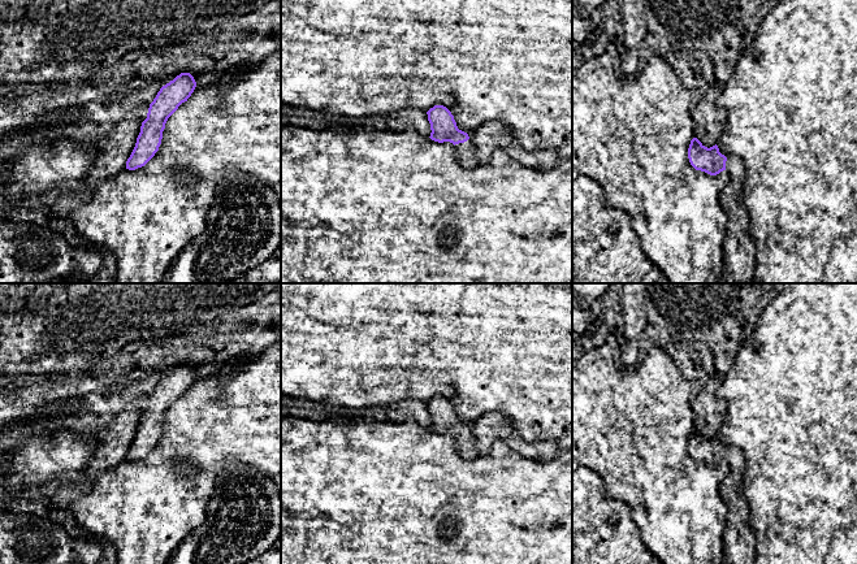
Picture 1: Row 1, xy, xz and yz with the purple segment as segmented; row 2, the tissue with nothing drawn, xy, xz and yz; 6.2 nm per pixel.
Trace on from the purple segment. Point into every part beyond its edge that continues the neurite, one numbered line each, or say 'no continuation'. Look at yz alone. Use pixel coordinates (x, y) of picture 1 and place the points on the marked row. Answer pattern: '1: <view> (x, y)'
1: yz (739, 250)

